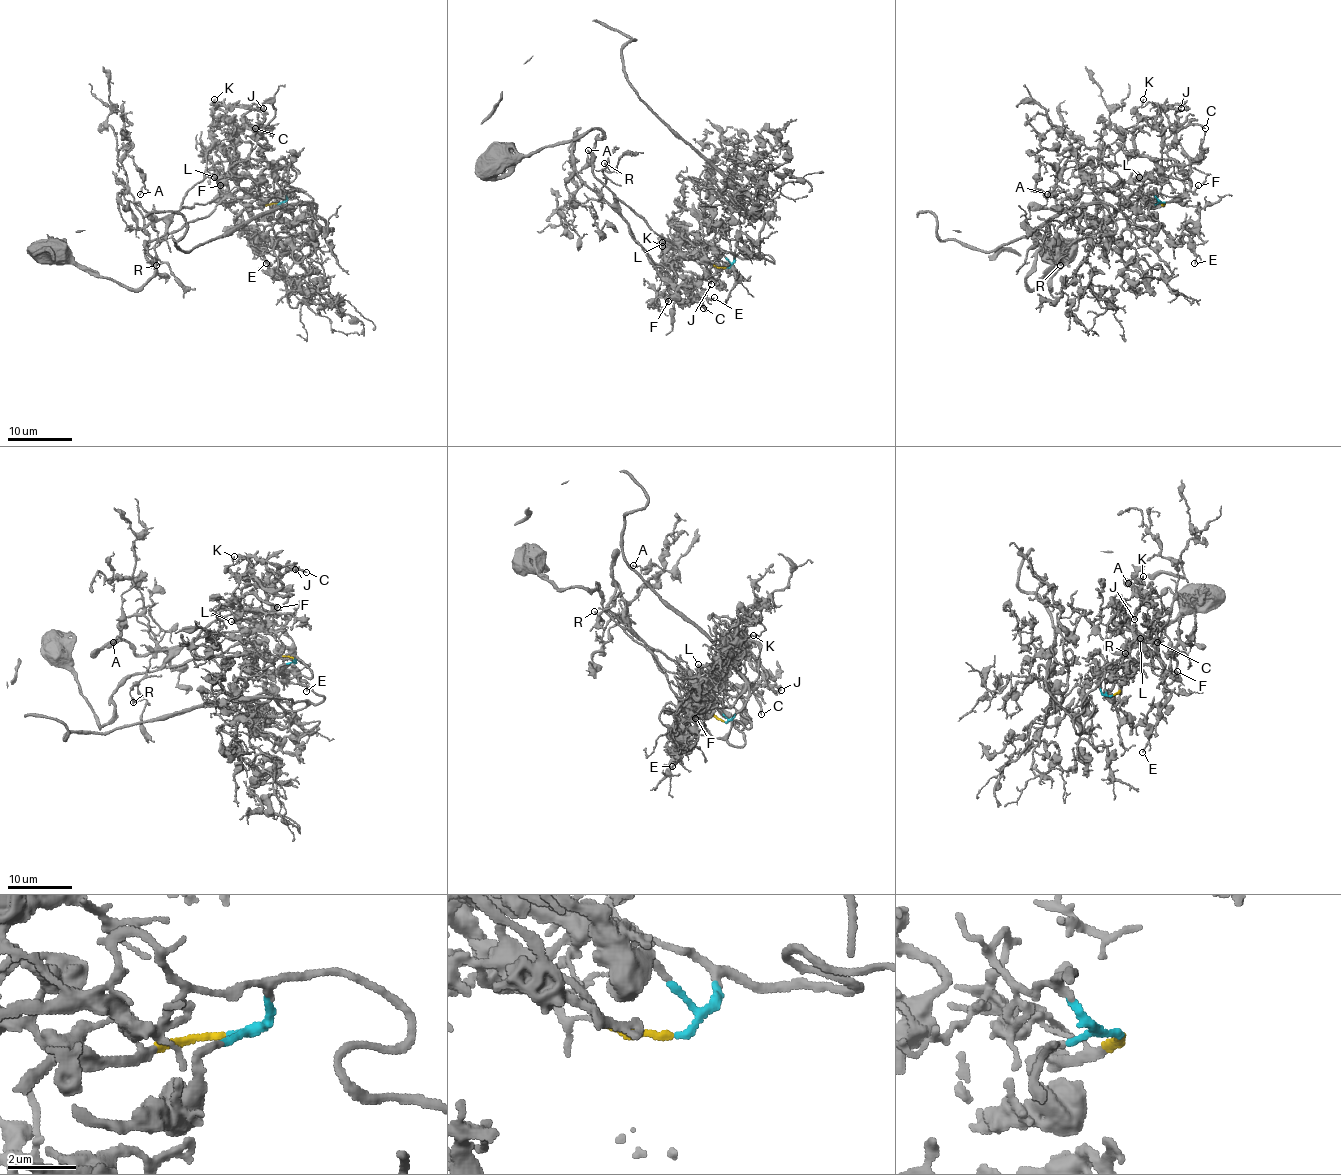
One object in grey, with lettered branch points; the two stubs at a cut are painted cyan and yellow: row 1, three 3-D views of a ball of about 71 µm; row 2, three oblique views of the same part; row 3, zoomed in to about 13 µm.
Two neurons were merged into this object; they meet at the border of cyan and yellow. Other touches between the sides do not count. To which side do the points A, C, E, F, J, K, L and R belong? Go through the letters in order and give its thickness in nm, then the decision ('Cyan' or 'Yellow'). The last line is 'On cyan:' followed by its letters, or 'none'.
A: Thickness 120 nm. Yellow
C: Thickness 200 nm. Yellow
E: Thickness 150 nm. Yellow
F: Thickness 200 nm. Yellow
J: Thickness 150 nm. Yellow
K: Thickness 150 nm. Yellow
L: Thickness 420 nm. Yellow
R: Thickness 140 nm. Yellow
On cyan: none

